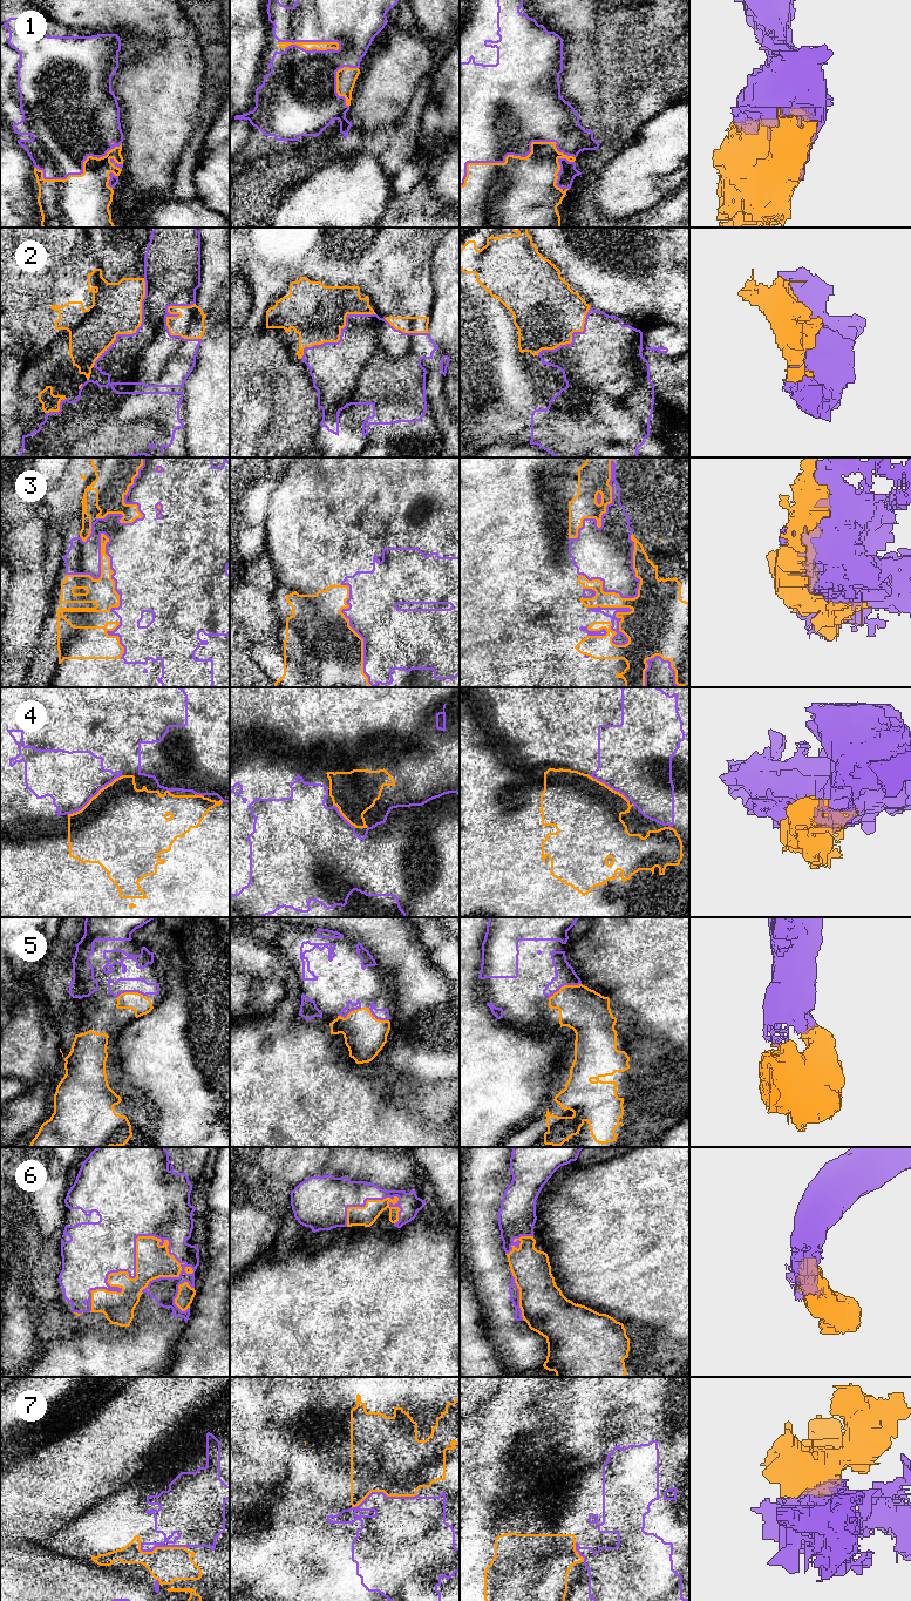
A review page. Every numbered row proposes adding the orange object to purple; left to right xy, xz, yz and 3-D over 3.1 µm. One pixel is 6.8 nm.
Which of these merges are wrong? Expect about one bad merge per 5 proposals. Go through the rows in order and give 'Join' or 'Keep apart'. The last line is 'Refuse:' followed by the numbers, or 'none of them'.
1: Join
2: Join
3: Join
4: Join
5: Join
6: Join
7: Keep apart
Refuse: 7

